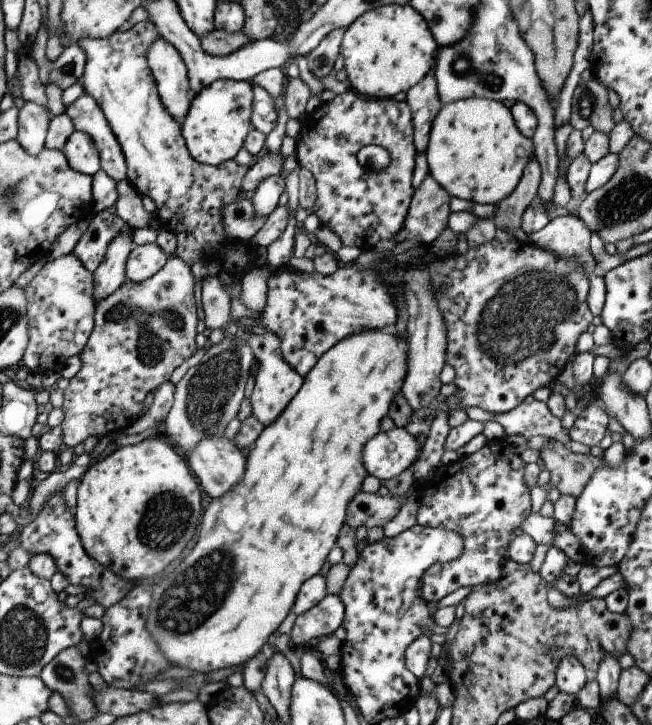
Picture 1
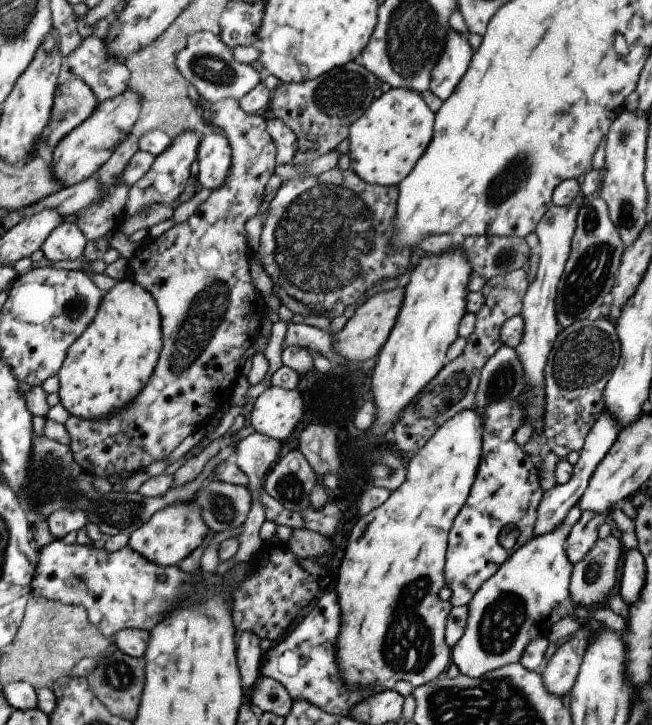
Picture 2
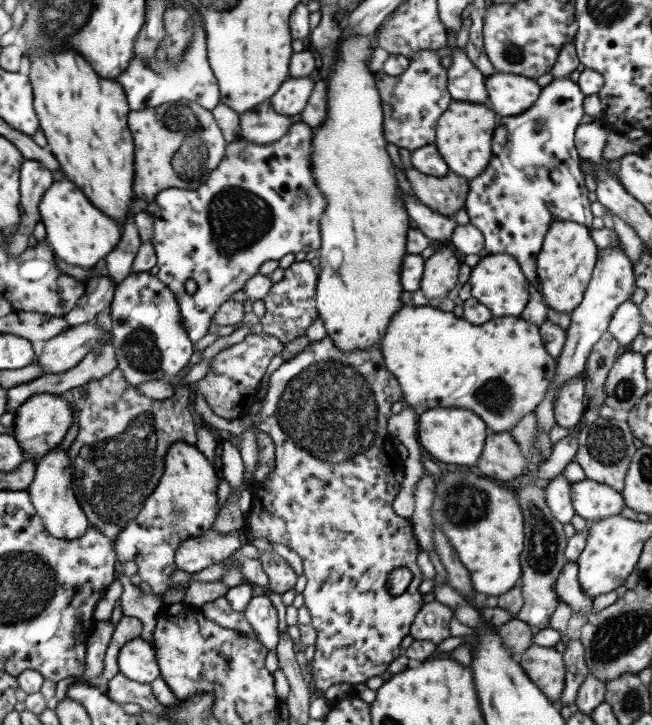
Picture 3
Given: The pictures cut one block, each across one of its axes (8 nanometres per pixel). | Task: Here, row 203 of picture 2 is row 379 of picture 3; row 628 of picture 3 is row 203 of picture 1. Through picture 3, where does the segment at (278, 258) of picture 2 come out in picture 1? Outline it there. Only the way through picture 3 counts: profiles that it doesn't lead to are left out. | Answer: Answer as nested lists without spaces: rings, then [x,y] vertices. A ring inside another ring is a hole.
[[[349,89],[335,95],[329,102],[320,103],[311,112],[305,112],[298,124],[293,154],[299,166],[310,170],[313,175],[316,197],[312,212],[320,225],[330,228],[343,246],[354,245],[361,250],[369,249],[378,240],[394,239],[394,234],[403,226],[413,194],[411,174],[417,153],[412,143],[412,118],[406,101],[371,99]],[[365,145],[377,145],[387,150],[390,156],[387,166],[378,171],[364,171],[357,162],[356,152]]]

